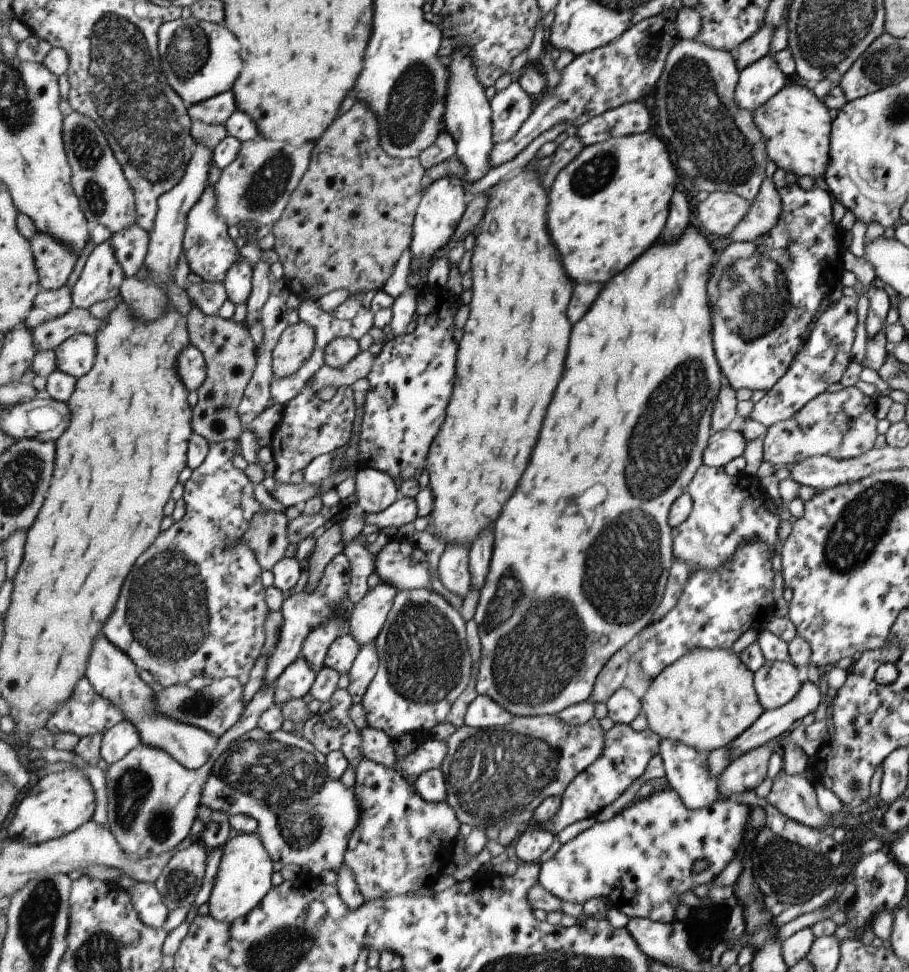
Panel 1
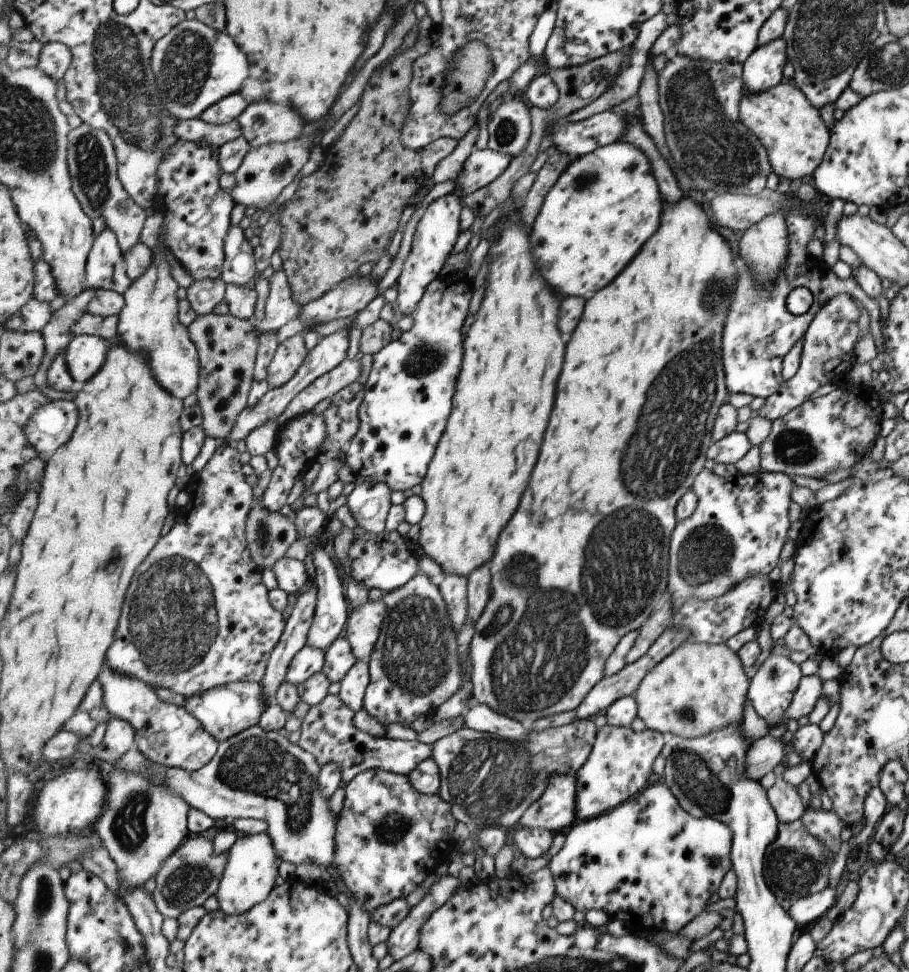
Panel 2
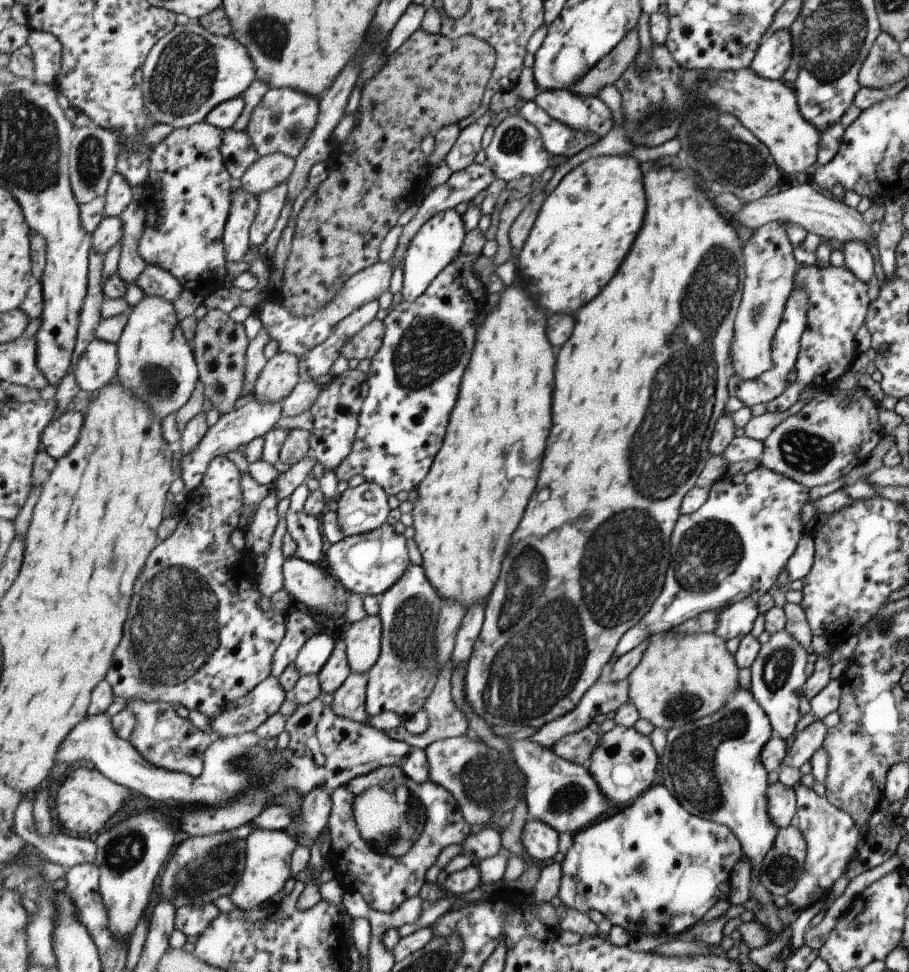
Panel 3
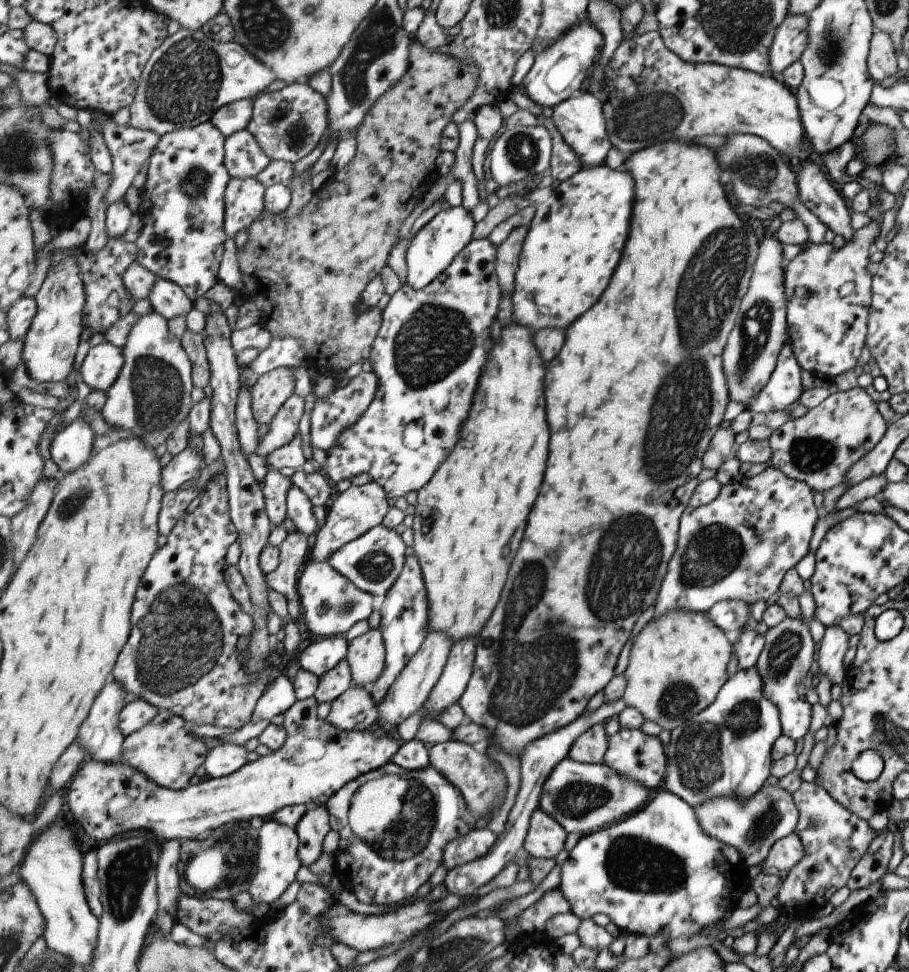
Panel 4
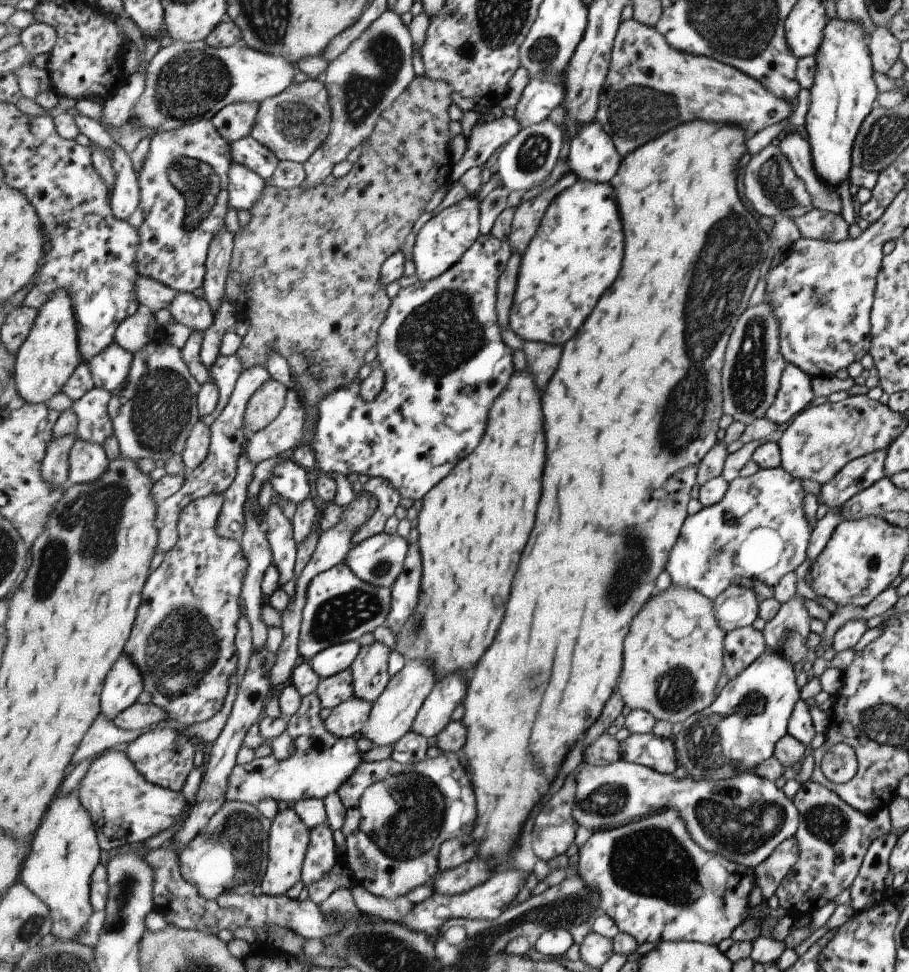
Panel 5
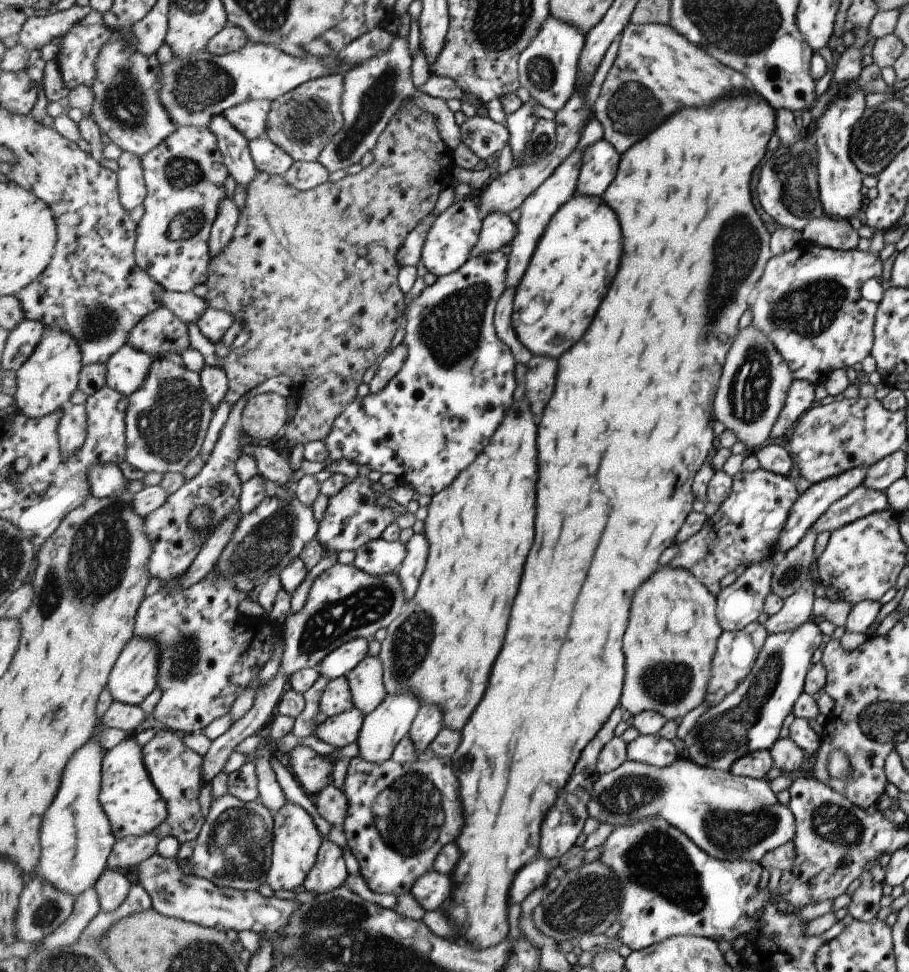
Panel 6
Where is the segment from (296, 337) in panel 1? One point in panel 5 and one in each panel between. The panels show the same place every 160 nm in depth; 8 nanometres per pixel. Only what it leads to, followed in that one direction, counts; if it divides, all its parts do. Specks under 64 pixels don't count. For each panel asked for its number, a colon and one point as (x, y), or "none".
2: (290, 356)
3: (281, 375)
4: (274, 388)
5: (266, 404)

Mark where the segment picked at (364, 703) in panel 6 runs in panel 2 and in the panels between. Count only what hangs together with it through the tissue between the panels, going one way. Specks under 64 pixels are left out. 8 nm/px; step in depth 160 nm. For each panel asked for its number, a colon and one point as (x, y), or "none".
2: (364, 626)
3: (364, 642)
4: (367, 654)
5: (370, 670)

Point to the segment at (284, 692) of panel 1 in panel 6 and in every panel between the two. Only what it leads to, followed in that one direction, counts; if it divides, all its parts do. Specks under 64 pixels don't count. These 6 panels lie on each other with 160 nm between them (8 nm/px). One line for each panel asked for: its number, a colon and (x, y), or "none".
2: (310, 661)
3: (313, 657)
4: (324, 655)
5: (335, 659)
6: (340, 662)

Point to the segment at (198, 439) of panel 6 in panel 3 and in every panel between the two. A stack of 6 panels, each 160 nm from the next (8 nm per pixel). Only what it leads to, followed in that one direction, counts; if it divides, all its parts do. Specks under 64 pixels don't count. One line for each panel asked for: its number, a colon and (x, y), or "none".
3: (158, 364)
4: (153, 395)
5: (154, 414)

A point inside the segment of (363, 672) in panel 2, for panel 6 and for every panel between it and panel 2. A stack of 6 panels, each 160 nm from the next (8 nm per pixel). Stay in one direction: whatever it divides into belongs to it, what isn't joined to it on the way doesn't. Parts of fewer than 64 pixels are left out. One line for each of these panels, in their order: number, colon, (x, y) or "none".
3: (349, 701)
4: (355, 710)
5: (349, 719)
6: (338, 731)

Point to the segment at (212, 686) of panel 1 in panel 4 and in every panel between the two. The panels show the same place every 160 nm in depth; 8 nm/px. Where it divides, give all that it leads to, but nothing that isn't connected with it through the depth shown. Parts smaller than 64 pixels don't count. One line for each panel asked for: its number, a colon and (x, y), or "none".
2: (226, 711)
3: (247, 715)
4: (280, 696)

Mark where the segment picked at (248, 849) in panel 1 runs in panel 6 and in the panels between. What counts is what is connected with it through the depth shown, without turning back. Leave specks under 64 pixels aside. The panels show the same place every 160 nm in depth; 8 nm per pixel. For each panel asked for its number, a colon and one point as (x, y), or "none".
2: (253, 868)
3: (268, 868)
4: (279, 861)
5: (290, 837)
6: (297, 841)

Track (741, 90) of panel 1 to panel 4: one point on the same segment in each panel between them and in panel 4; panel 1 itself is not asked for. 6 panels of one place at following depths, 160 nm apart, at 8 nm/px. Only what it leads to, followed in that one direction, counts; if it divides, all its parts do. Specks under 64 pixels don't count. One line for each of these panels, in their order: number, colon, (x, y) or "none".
2: (763, 70)
3: (772, 59)
4: (789, 41)

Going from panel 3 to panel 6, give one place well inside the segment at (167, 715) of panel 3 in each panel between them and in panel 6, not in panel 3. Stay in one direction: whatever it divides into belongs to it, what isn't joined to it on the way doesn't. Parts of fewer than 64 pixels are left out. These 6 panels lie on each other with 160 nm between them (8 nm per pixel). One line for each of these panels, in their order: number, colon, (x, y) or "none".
4: (166, 751)
5: (165, 757)
6: (177, 770)

